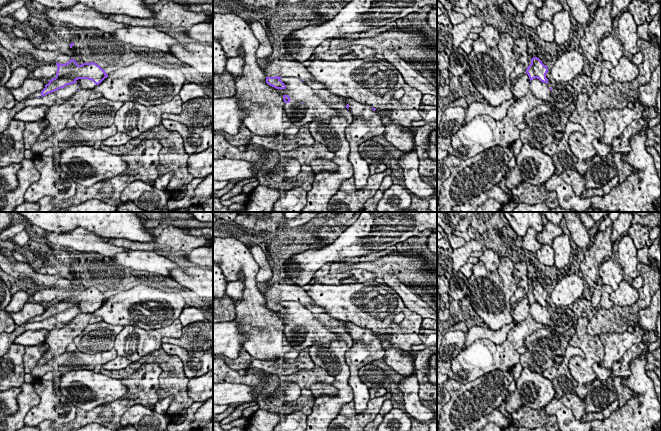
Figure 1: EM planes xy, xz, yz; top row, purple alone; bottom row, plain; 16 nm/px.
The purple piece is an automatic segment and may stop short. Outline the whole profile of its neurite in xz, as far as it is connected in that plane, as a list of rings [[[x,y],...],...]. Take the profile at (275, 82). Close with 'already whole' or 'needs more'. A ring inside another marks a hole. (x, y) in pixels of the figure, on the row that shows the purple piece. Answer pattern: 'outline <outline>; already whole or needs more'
outline [[[277,58],[267,63],[262,69],[266,76],[266,83],[276,89],[286,89],[280,80],[282,77],[296,77],[302,80],[315,79],[301,62],[292,59]]]; needs more

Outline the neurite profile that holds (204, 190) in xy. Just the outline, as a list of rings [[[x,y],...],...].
[[[213,173],[207,175],[195,188],[194,197],[191,199],[192,205],[201,206],[213,195]]]

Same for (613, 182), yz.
[[[615,175],[607,184],[605,184],[602,189],[605,194],[609,194],[610,191],[618,184],[619,177]]]

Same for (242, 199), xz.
[[[241,193],[241,194],[234,196],[228,200],[221,201],[221,204],[224,206],[230,206],[231,204],[234,204],[234,203],[246,205],[247,201],[248,201],[248,196],[249,196],[249,194],[242,194]]]

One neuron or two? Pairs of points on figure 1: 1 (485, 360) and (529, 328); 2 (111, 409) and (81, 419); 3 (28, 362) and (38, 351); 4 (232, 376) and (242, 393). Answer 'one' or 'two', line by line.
1: one
2: one
3: one
4: two

